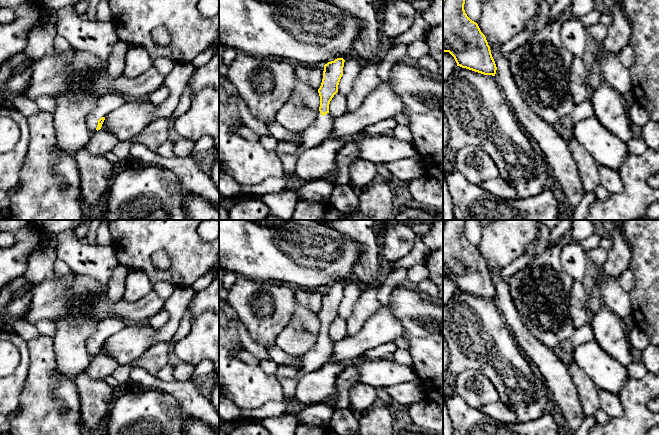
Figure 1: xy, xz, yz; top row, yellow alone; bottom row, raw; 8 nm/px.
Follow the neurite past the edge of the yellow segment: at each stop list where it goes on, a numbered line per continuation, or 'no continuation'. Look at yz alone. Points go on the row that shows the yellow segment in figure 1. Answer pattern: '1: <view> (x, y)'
no continuation

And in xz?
1: xz (320, 130)

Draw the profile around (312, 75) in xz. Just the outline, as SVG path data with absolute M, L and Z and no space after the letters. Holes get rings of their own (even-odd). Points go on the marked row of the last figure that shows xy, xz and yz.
M312 65L295 67L296 78L318 90L323 79L324 65Z

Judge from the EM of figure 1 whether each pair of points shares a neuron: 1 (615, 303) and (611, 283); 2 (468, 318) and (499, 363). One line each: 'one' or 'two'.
1: one
2: one

